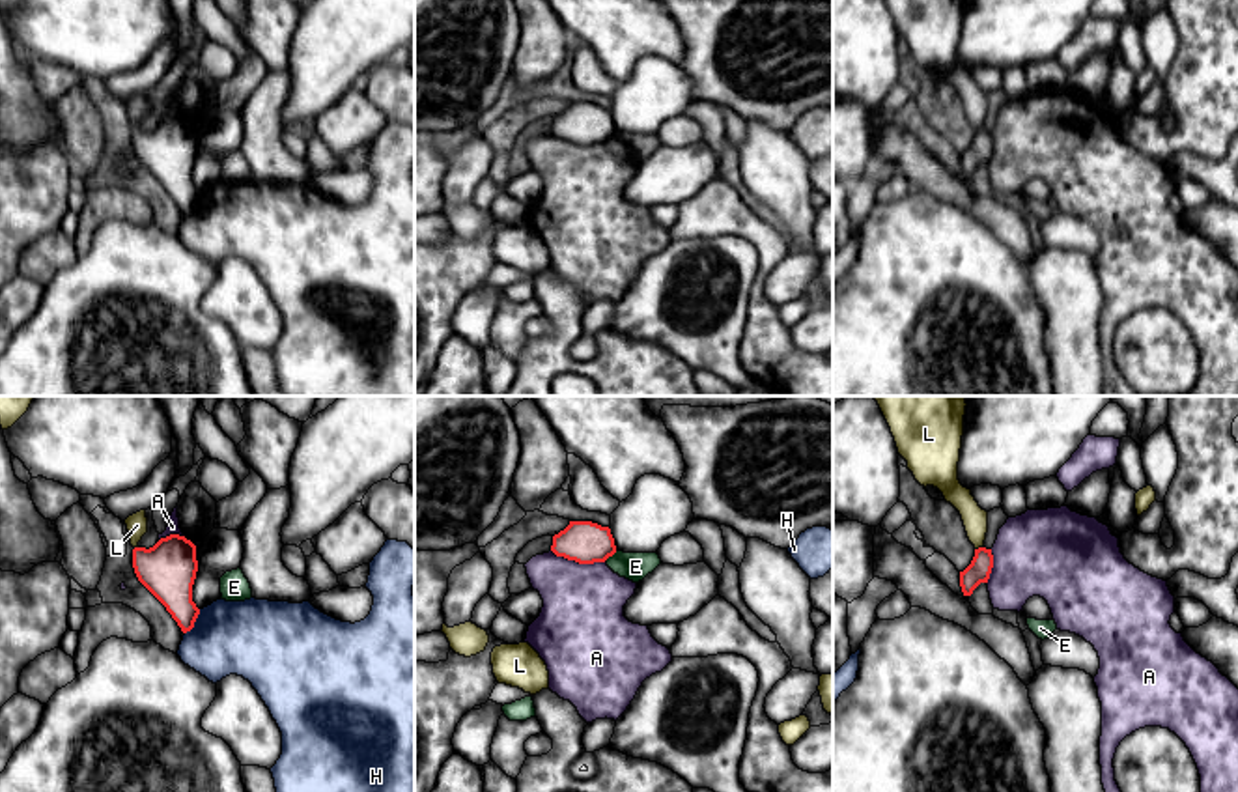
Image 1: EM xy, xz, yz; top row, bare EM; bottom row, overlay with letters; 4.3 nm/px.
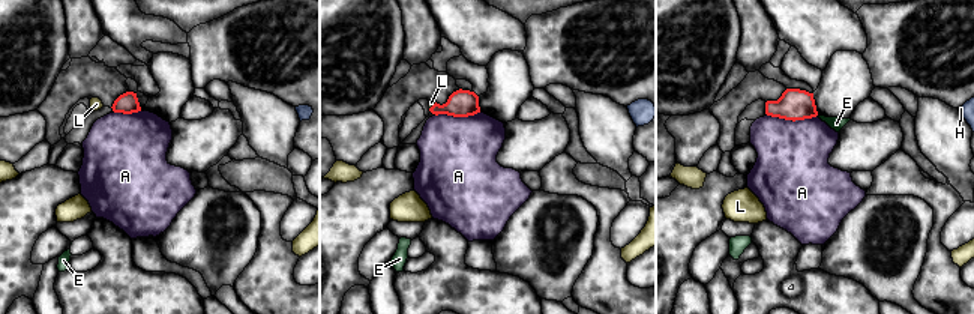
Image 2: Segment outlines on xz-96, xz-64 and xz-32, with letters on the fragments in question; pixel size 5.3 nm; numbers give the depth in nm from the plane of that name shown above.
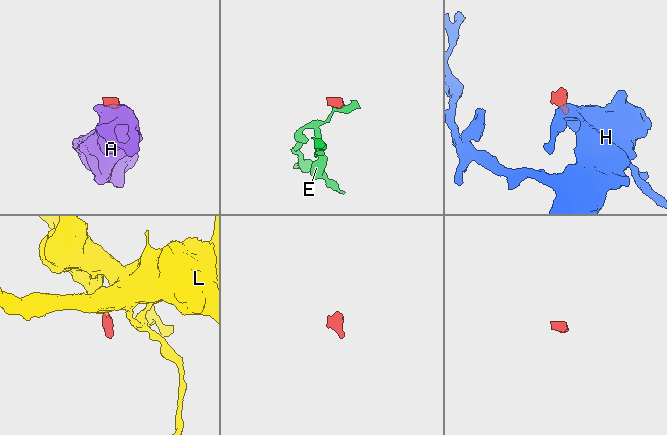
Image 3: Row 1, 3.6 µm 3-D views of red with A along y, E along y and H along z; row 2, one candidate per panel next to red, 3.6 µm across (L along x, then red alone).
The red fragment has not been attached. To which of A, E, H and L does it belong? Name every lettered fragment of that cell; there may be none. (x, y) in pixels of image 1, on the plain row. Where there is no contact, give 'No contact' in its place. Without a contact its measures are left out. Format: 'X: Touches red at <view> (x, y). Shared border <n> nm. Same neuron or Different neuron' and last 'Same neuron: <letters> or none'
A: Touches red at xz (577, 142). Shared border 240 nm. Different neuron
E: Touches red at xz (609, 137). Shared border 80 nm. Different neuron
H: Touches red at xy (195, 202). Shared border 130 nm. Different neuron
L: Touches red at yz (979, 129). Shared border 40 nm. Same neuron
Same neuron: L

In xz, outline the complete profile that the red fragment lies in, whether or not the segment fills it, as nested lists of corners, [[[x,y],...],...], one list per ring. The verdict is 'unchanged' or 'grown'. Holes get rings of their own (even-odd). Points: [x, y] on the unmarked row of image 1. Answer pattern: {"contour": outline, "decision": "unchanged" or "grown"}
{"contour": [[[570,103],[564,112],[553,118],[551,133],[579,146],[594,146],[612,138],[616,127],[609,108],[592,103]]], "decision": "unchanged"}

